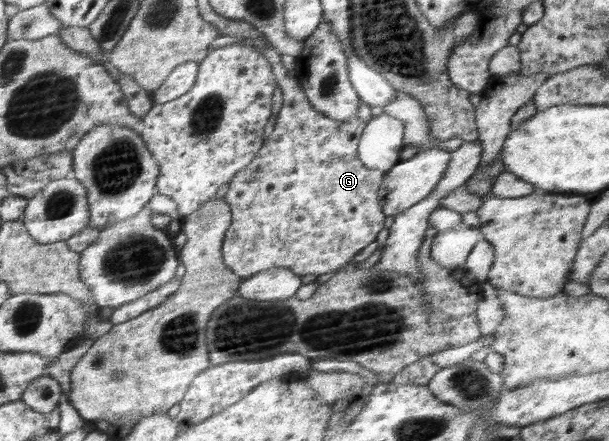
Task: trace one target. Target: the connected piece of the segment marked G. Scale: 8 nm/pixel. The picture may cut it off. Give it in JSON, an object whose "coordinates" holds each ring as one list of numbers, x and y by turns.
{"coordinates":[[264,37,265,45,259,49,259,53,271,63,272,67,275,67,276,77,279,79,281,90,283,91,283,104,278,113,278,119,276,128,273,129,266,139,266,143,260,147,260,151,256,153,256,157,241,169,230,179,228,182,228,191,223,199,227,205,230,205,230,213,232,215,230,225,226,230,225,237,222,245,222,258,226,267,241,278,249,278,256,275,258,272,268,271,273,268,285,268,296,275,322,275,324,273,330,273,330,271,340,270,345,264,348,264,351,260,364,249,368,247,370,243,376,241,378,233,384,229,384,219,386,215,380,209,380,199,378,199,378,187,380,187,381,181,384,179,384,171,376,168,366,168,360,158,357,156,358,139,363,135,363,130,367,128,367,124,355,117,350,121,335,121,328,118,325,113,320,112,308,101,306,91,303,89,302,83,296,80,295,77,288,76,286,67,281,63,281,54,276,50,268,40]]}

